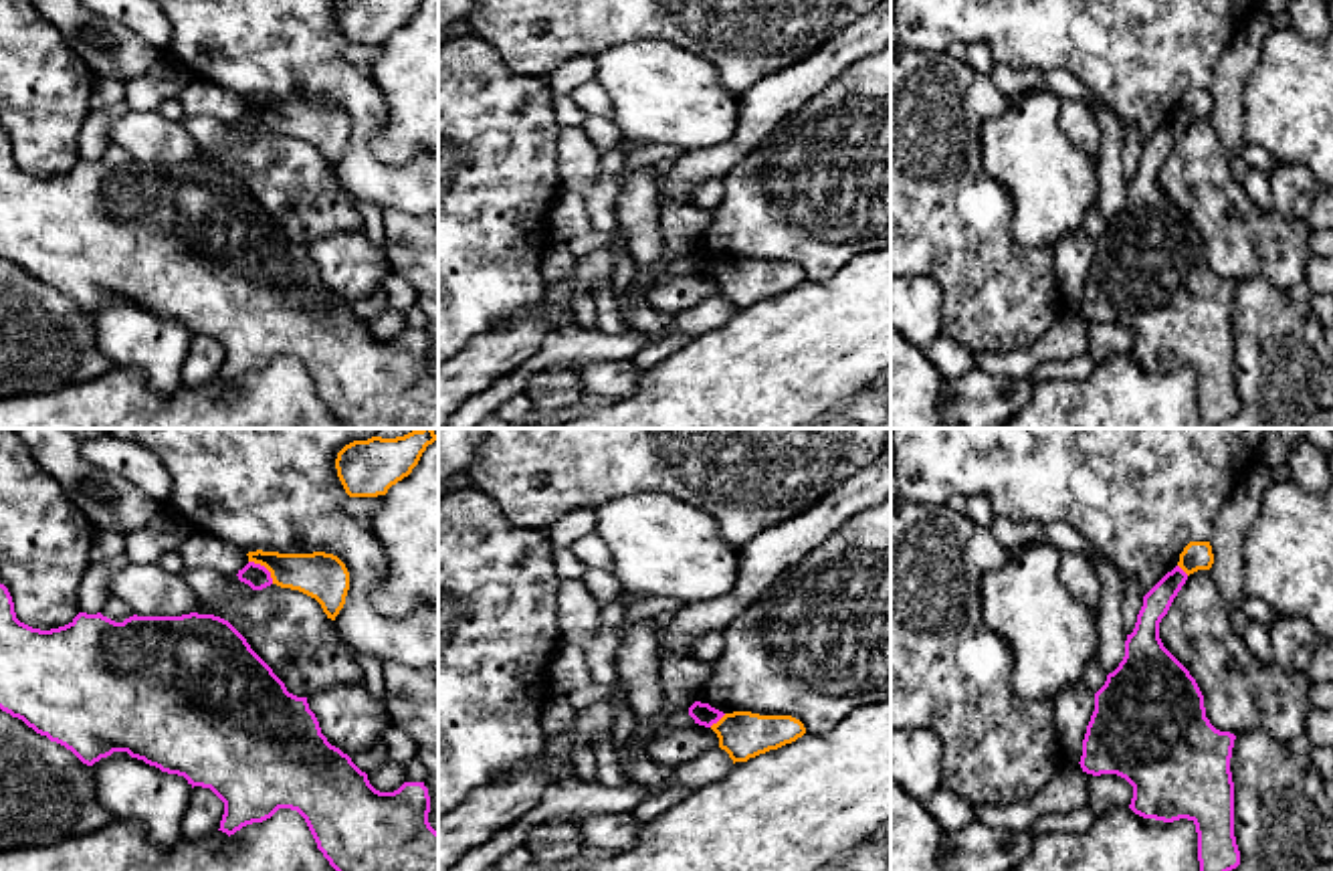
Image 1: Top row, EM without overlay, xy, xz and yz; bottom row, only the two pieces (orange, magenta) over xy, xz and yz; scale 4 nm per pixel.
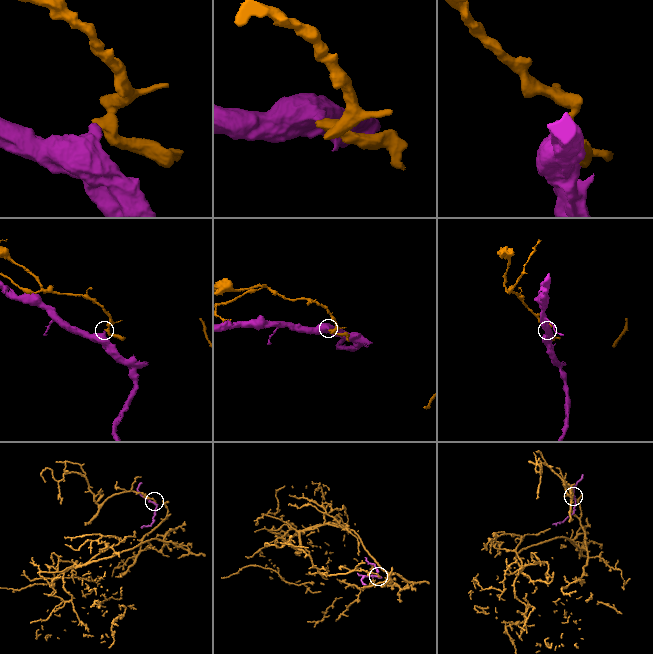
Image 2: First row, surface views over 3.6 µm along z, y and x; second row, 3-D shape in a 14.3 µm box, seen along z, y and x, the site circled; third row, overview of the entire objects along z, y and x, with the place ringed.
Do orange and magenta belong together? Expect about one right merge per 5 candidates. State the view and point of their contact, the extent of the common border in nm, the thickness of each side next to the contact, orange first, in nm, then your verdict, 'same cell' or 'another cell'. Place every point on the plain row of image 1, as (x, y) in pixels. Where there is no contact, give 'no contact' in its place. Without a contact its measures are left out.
meets orange in xy at (265, 114); contact 140 nm long; 190 nm thick on the orange side, 100 nm on the other; another cell

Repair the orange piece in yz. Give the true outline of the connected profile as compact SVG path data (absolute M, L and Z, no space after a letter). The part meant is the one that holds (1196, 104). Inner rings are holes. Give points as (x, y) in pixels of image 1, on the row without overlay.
M1190 89L1180 101L1177 113L1190 123L1198 117L1210 117L1214 101L1210 89Z

